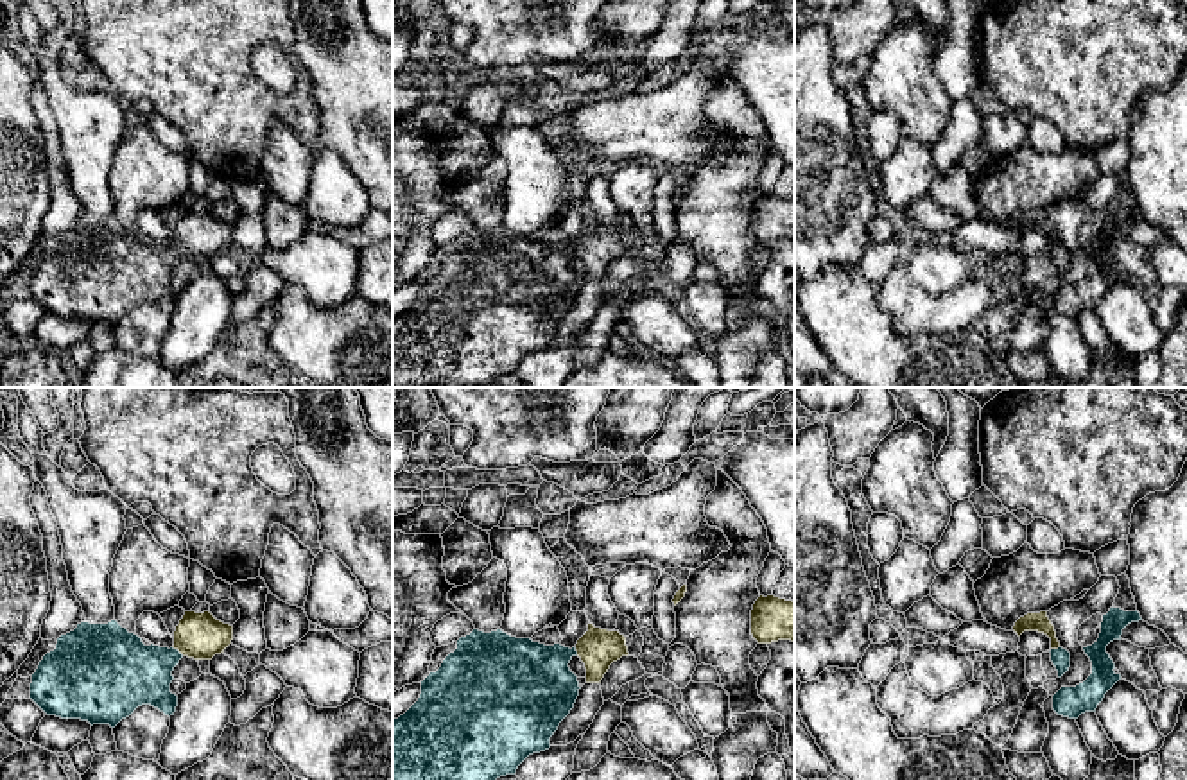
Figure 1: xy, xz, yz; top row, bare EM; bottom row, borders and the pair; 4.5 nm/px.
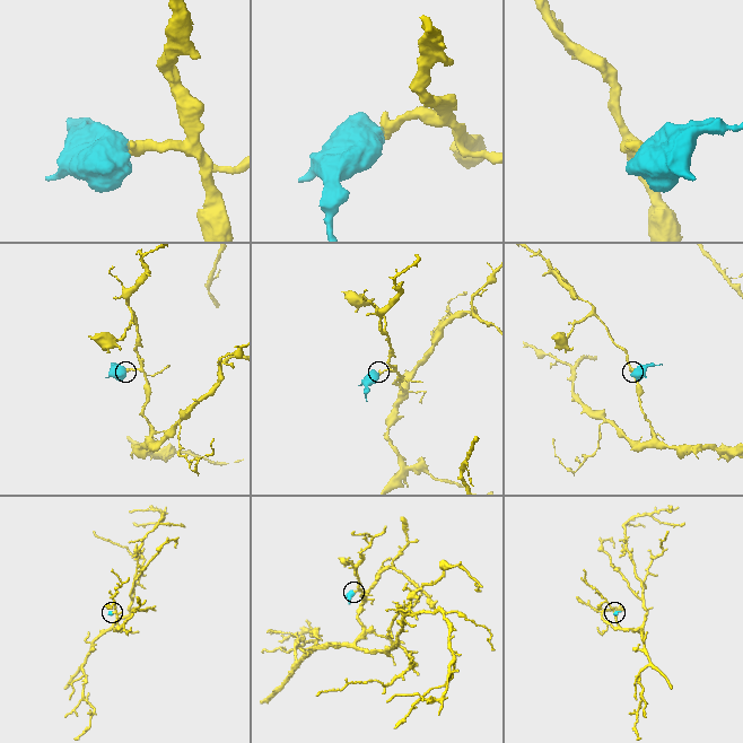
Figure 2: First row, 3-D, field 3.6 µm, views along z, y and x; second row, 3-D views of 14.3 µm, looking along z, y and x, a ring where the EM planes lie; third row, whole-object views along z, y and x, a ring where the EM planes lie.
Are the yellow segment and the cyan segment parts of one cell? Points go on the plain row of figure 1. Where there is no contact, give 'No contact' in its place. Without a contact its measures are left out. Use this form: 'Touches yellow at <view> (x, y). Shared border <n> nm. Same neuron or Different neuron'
Touches yellow at xy (178, 248). Shared border 70 nm. Same neuron

